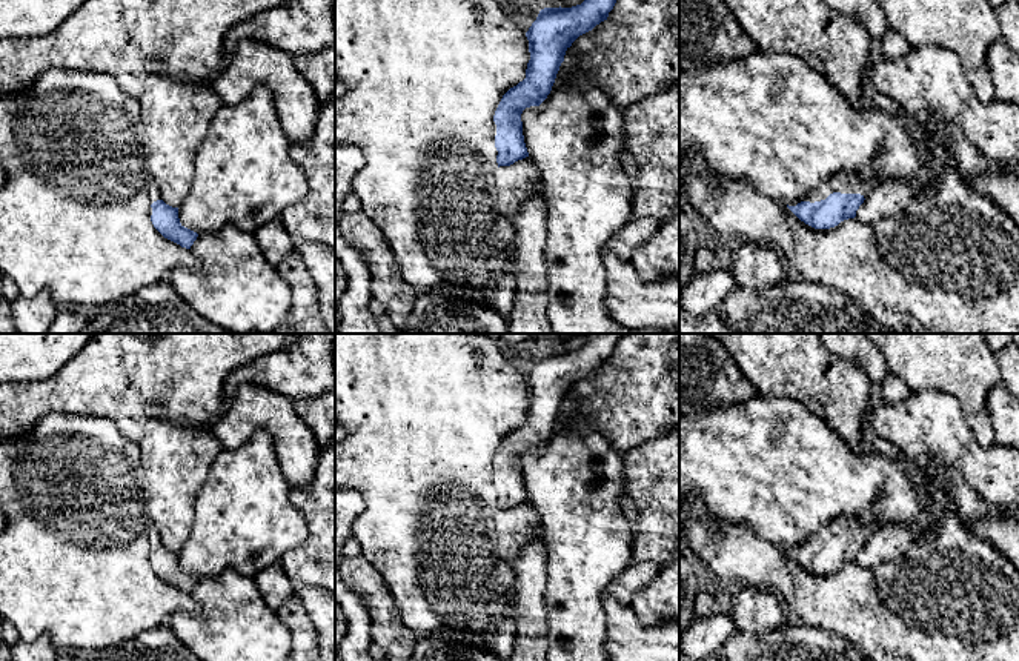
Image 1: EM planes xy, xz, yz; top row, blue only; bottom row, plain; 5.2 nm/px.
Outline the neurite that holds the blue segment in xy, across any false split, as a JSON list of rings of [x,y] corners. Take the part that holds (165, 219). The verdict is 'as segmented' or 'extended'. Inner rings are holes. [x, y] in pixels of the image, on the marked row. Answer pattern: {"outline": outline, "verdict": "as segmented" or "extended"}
{"outline": [[[151,180],[149,183],[151,208],[149,215],[154,228],[168,240],[191,249],[198,234],[184,228],[178,218],[178,208],[172,208],[161,200],[158,186]]], "verdict": "extended"}

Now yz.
{"outline": [[[853,172],[835,174],[818,184],[805,200],[787,203],[787,208],[805,224],[830,229],[855,218],[856,211],[876,186],[878,181],[861,178]]], "verdict": "extended"}

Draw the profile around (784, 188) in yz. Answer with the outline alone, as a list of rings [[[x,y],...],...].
[[[759,51],[705,68],[679,69],[679,175],[685,174],[684,157],[695,154],[719,178],[748,181],[773,200],[799,203],[835,174],[853,172],[861,178],[901,180],[911,186],[913,197],[953,171],[965,183],[971,175],[993,172],[994,164],[982,157],[947,115],[934,112],[945,137],[944,151],[936,151],[921,121],[902,112],[891,115],[878,108],[851,106],[819,72],[792,55],[764,55]]]

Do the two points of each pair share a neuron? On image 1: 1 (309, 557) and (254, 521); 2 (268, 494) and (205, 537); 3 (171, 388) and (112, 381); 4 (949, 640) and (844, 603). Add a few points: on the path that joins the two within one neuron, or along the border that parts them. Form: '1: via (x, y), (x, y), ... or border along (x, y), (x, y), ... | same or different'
1: border along (300, 512), (306, 538), (278, 563) | different
2: via (252, 509), (225, 537), (220, 537) | same
3: via (157, 381), (126, 381) | same
4: via (922, 634), (907, 631), (890, 614), (870, 607) | same

